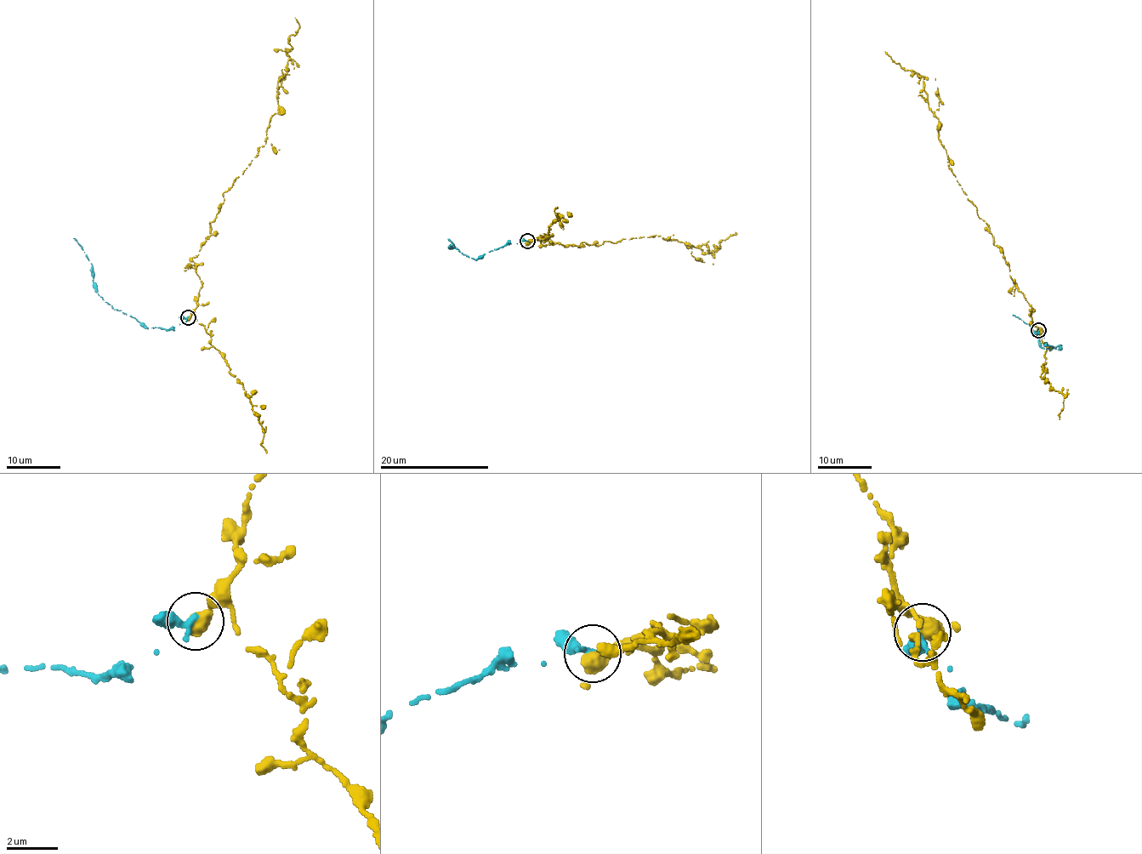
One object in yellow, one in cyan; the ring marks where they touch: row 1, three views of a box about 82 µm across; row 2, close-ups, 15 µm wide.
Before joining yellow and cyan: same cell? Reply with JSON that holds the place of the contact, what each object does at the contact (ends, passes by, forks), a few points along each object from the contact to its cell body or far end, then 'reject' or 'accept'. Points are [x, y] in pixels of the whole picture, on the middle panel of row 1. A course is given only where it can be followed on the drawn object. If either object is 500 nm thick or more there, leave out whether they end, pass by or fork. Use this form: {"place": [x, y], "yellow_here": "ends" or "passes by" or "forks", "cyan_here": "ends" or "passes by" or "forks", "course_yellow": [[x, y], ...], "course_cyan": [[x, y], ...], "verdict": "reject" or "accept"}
{"place": [527, 241], "yellow_here": "passes by", "cyan_here": "ends", "course_yellow": [[527, 241], [597, 246], [658, 235], [688, 248], [705, 243], [711, 254], [720, 247], [718, 241], [735, 233]], "course_cyan": [[527, 241], [504, 245], [477, 259], [468, 258], [450, 244], [450, 249], [454, 248], [448, 239]], "verdict": "reject"}

